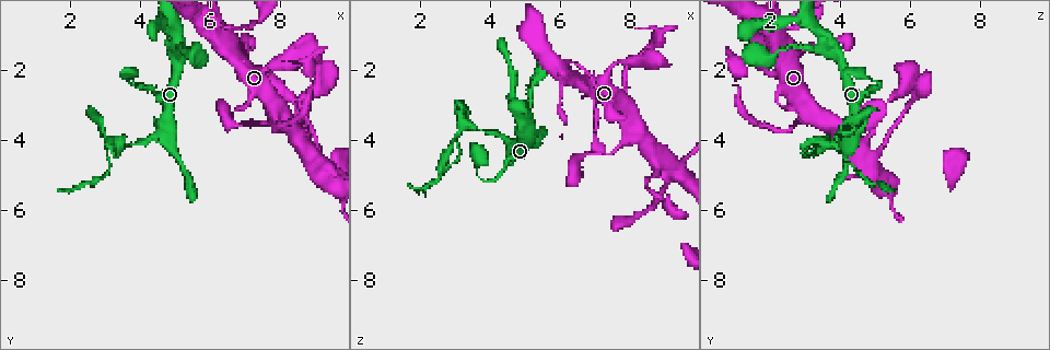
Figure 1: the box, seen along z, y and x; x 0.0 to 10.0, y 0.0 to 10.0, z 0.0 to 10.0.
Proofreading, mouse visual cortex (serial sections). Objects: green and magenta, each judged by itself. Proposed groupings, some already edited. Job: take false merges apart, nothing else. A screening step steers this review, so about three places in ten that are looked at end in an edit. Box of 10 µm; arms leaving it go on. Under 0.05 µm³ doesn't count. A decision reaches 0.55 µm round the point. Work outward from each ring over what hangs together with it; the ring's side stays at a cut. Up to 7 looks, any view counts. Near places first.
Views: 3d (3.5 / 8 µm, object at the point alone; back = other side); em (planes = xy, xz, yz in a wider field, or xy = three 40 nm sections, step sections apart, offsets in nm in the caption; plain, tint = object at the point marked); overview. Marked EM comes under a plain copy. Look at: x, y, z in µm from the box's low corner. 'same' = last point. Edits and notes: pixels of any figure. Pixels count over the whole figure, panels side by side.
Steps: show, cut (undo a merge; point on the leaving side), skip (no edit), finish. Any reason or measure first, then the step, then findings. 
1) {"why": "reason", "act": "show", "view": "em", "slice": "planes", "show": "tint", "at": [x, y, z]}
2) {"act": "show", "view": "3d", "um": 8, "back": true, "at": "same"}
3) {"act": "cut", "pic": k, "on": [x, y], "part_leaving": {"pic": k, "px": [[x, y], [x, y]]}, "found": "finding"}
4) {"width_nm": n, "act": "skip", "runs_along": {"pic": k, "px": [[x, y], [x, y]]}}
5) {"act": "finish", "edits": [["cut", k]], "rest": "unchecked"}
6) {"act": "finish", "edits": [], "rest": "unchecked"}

{"why": "side arm on a straight run", "act": "show", "view": "3d", "um": 3.5, "at": [7.90, 3.30, 3.00]}

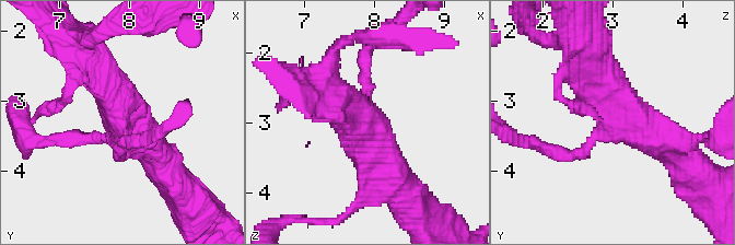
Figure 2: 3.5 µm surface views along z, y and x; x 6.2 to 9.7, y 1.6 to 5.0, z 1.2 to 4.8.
{"arms": 3, "arm_widths_nm": [150, 500, 600], "act": "show", "view": "em", "slice": "xy", "step": 3, "show": "tint", "at": [7.85, 3.30, 2.95]}

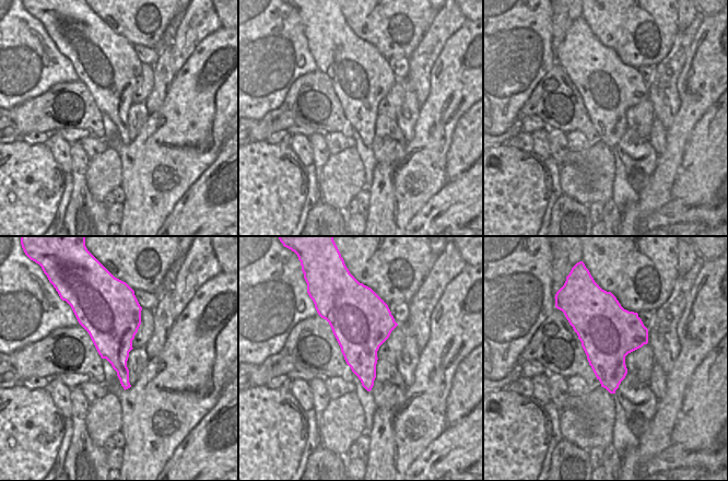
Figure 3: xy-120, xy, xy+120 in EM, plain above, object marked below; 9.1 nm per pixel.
{"width_nm": 440, "act": "cut", "pic": 2, "on": [361, 60], "part_leaving": {"pic": 2, "px": [[588, 144], [560, 154], [518, 141]]}, "found": "two cells meet here"}

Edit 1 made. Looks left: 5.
{"why": "see it whole again", "act": "show", "view": "overview"}

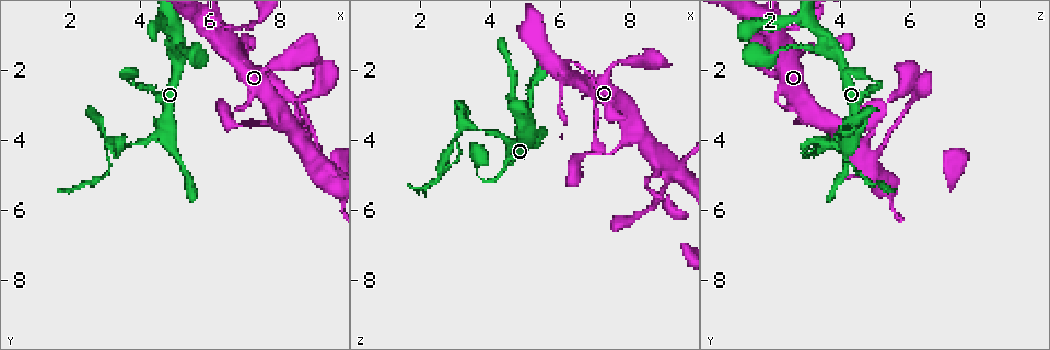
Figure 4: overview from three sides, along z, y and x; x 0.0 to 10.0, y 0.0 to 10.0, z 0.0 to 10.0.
{"act": "show", "view": "3d", "um": 3.5, "at": [5.15, 1.35, 3.70]}

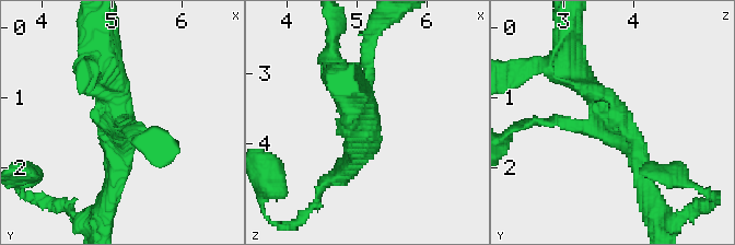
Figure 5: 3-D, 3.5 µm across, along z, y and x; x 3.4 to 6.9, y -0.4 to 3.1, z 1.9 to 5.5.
{"arms": 3, "arm_widths_nm": [150, 300, 350], "why": "need the tissue", "act": "show", "view": "em", "slice": "xy", "step": 2, "show": "tint", "at": [5.15, 1.35, 3.65]}

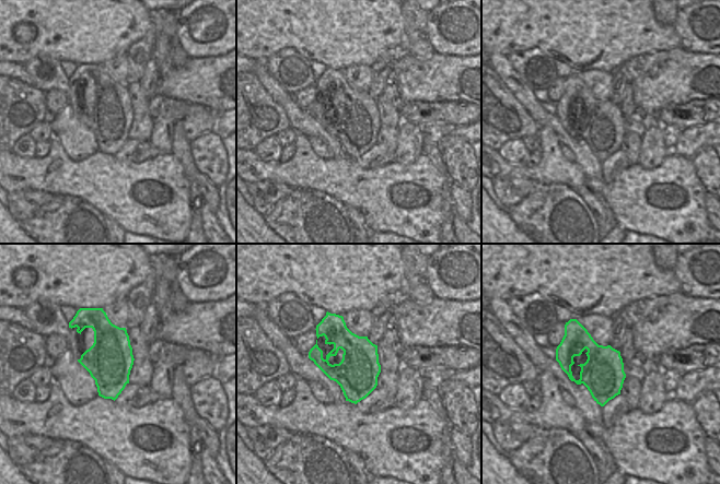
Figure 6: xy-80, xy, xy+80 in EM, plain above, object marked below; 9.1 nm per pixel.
{"width_nm": 380, "act": "skip", "runs_along": {"pic": 5, "px": [[645, 181], [638, 153], [568, 62]]}, "found": "one cell here"}

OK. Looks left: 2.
{"why": "abrupt turn", "act": "show", "view": "3d", "um": 3.5, "at": [6.50, 0.85, 1.90]}

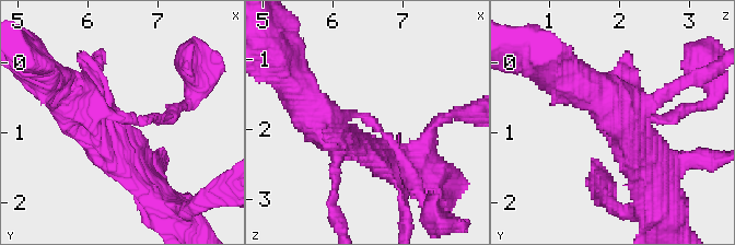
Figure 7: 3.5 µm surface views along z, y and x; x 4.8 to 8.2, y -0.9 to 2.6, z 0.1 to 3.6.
{"arm_widths_nm": [100, 500], "why": "now the EM", "act": "show", "view": "em", "slice": "xy", "step": 1, "show": "tint", "at": [6.50, 0.80, 1.85]}

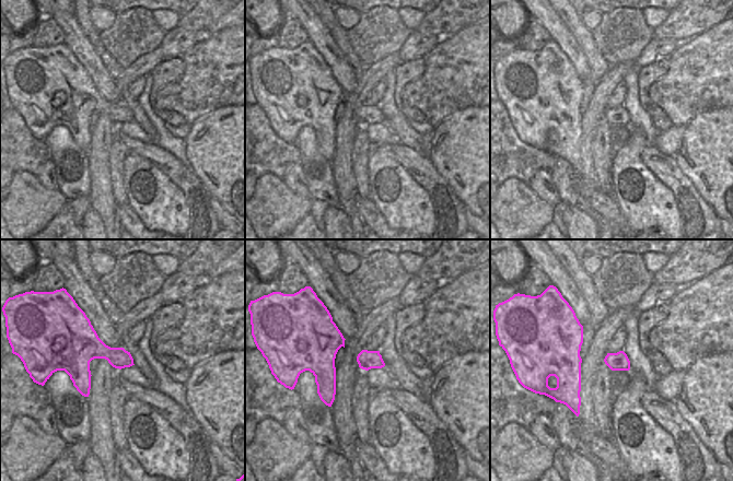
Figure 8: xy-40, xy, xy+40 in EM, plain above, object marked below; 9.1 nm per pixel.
{"act": "skip", "runs_along": {"pic": 7, "px": [[343, 141], [408, 175]]}, "found": "all the same cell"}

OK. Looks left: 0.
{"act": "finish", "edits": [["cut", 2]], "rest": "unchecked"}

